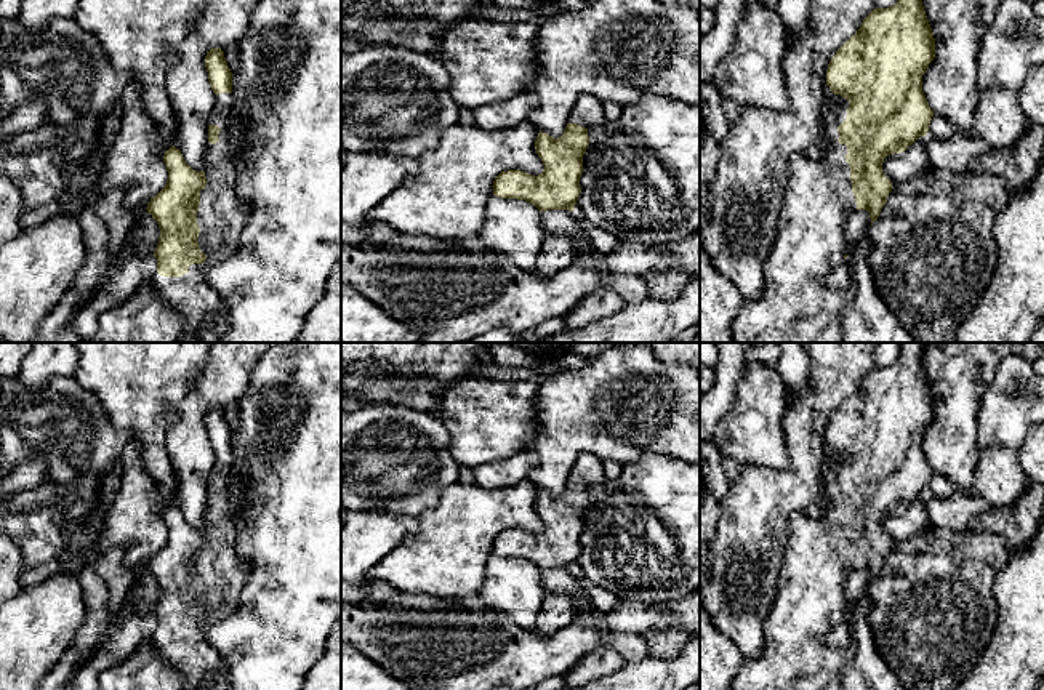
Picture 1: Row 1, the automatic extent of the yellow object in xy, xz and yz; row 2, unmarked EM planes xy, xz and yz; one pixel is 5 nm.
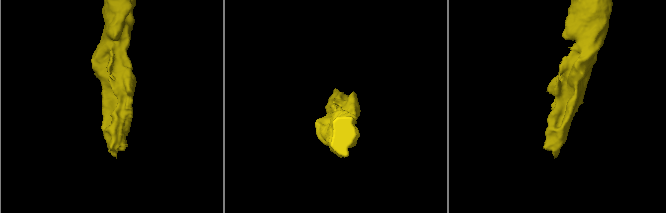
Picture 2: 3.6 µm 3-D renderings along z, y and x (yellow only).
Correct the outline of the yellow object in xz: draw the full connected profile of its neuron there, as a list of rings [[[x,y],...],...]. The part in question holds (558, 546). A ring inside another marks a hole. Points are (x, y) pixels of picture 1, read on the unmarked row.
[[[589,451],[580,455],[560,496],[554,498],[543,490],[536,495],[535,507],[544,524],[543,532],[533,535],[520,528],[501,530],[493,540],[493,554],[525,559],[540,570],[573,570],[581,552],[588,487],[604,479],[604,461]]]

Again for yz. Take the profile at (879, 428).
[[[900,343],[900,355],[895,363],[889,367],[873,368],[861,381],[855,394],[852,394],[831,416],[826,429],[826,455],[828,464],[823,471],[821,493],[825,496],[825,512],[821,517],[813,519],[805,514],[793,514],[789,519],[789,538],[783,556],[783,568],[777,584],[777,599],[773,608],[764,624],[764,650],[759,658],[745,660],[732,680],[732,690],[842,690],[841,672],[852,656],[852,650],[833,648],[823,644],[823,636],[828,634],[841,618],[845,618],[852,605],[845,594],[845,583],[850,573],[857,568],[866,568],[871,576],[871,584],[881,573],[882,565],[892,551],[892,541],[882,530],[882,520],[890,512],[905,511],[918,496],[926,495],[934,475],[927,456],[922,450],[922,434],[927,431],[929,423],[935,416],[935,397],[929,378],[922,365],[922,354],[927,343]]]

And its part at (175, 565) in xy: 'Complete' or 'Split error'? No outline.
Split error

